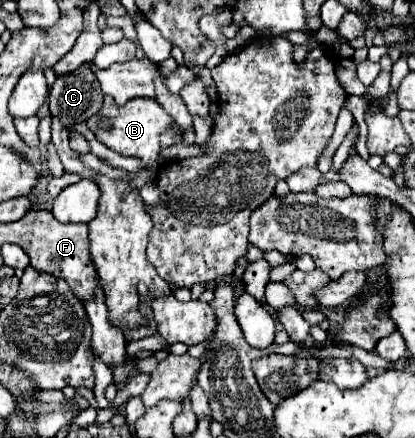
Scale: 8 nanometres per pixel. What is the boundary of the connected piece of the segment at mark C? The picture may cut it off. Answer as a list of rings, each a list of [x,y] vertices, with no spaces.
[[[88,63],[76,71],[58,75],[50,91],[50,115],[58,117],[64,127],[88,121],[104,103],[104,93]]]

